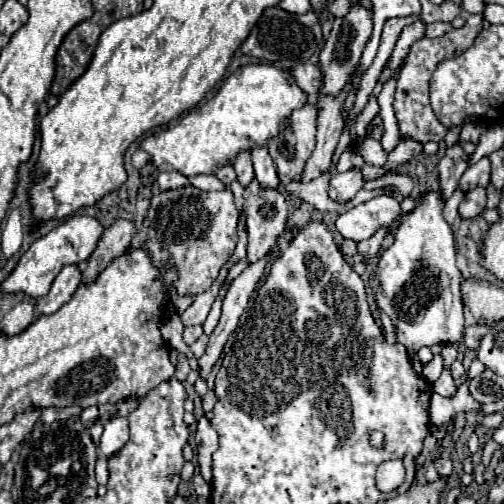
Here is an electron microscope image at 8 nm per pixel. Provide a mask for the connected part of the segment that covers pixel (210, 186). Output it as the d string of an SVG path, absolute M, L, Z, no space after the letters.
M194 175L190 177L190 183L202 191L220 191L226 189L226 185L216 175Z

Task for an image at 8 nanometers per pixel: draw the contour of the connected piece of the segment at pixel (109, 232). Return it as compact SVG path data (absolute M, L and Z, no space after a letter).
M118 219L112 227L104 229L94 253L88 259L88 267L82 271L82 283L88 285L92 281L98 279L98 275L122 253L126 253L126 249L130 247L132 237L136 235L136 227L132 221L124 221Z

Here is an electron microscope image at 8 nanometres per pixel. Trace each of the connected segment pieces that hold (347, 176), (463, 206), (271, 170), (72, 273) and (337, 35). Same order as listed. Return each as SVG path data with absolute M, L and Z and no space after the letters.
M350 169L346 173L336 173L330 179L330 199L338 203L350 201L364 185L364 175L360 169Z
M476 187L476 189L468 191L464 201L460 203L460 217L472 219L472 217L478 217L484 209L486 209L486 189Z
M256 147L256 149L252 151L252 161L254 161L256 179L258 179L264 187L278 189L280 179L278 179L278 175L276 175L276 167L274 167L272 157L268 155L268 149L266 149L266 147Z
M66 265L54 279L50 293L36 301L36 315L52 315L58 311L78 289L80 285L80 271L76 265Z
M350 3L348 15L334 19L330 37L326 39L324 49L320 51L320 69L324 75L322 93L336 95L336 91L340 91L340 87L344 87L344 79L348 79L348 75L358 65L360 55L362 55L362 51L370 39L370 33L372 33L372 9L364 7L362 3Z

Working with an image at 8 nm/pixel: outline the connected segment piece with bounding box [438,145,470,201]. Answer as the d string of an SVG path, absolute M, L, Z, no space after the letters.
M454 145L454 147L446 149L446 155L440 159L440 163L438 163L440 197L442 197L444 201L454 193L458 179L460 179L462 173L470 167L468 159L470 159L470 157L462 151L460 145Z

